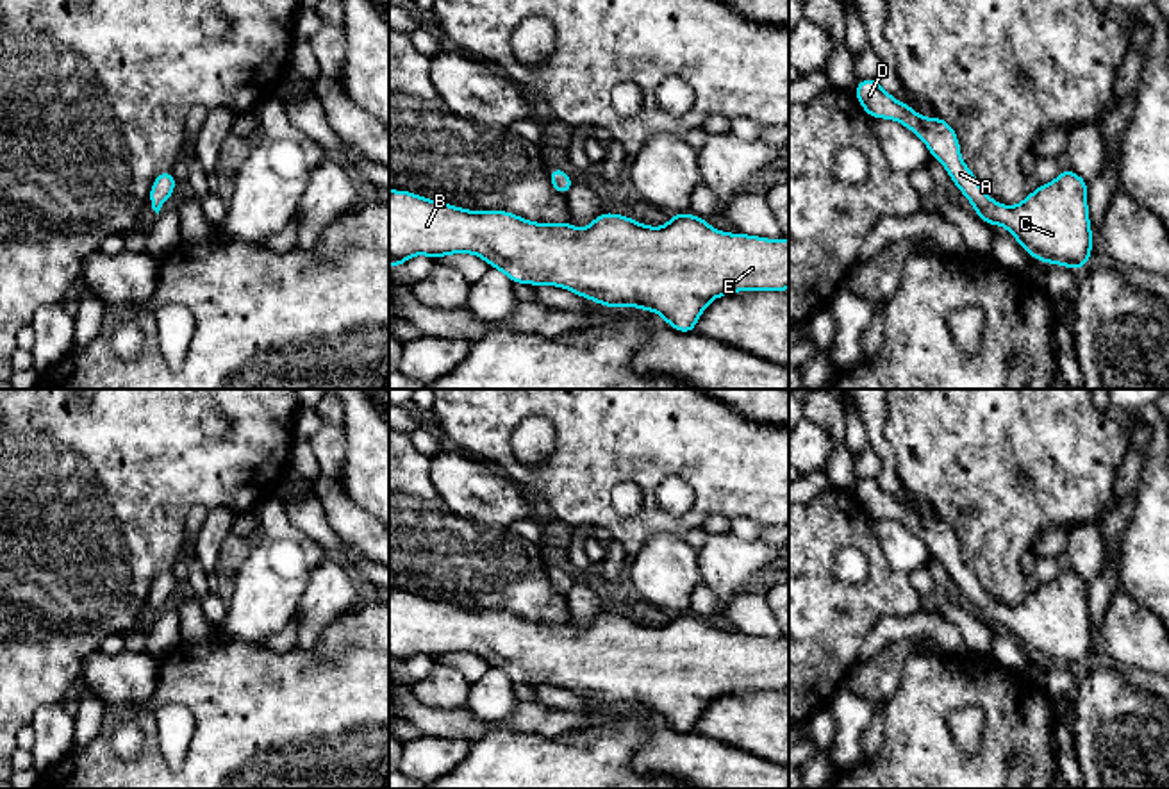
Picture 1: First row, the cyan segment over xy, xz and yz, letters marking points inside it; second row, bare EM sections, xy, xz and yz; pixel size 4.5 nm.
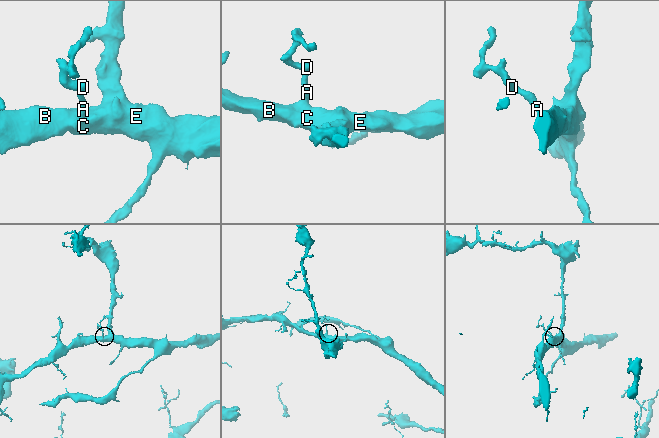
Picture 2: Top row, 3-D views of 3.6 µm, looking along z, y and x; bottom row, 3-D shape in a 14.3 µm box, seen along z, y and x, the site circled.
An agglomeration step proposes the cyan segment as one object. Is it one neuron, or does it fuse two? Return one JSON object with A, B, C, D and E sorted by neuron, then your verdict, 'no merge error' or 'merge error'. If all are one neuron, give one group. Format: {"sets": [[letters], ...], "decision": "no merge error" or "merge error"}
{"sets": [["A", "B", "C", "D", "E"]], "decision": "no merge error"}

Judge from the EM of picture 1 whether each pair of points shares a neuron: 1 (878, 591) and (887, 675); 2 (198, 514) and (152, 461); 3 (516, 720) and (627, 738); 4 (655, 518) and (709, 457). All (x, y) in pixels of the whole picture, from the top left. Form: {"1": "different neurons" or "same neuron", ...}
{"1": "different neurons", "2": "different neurons", "3": "different neurons", "4": "same neuron"}

